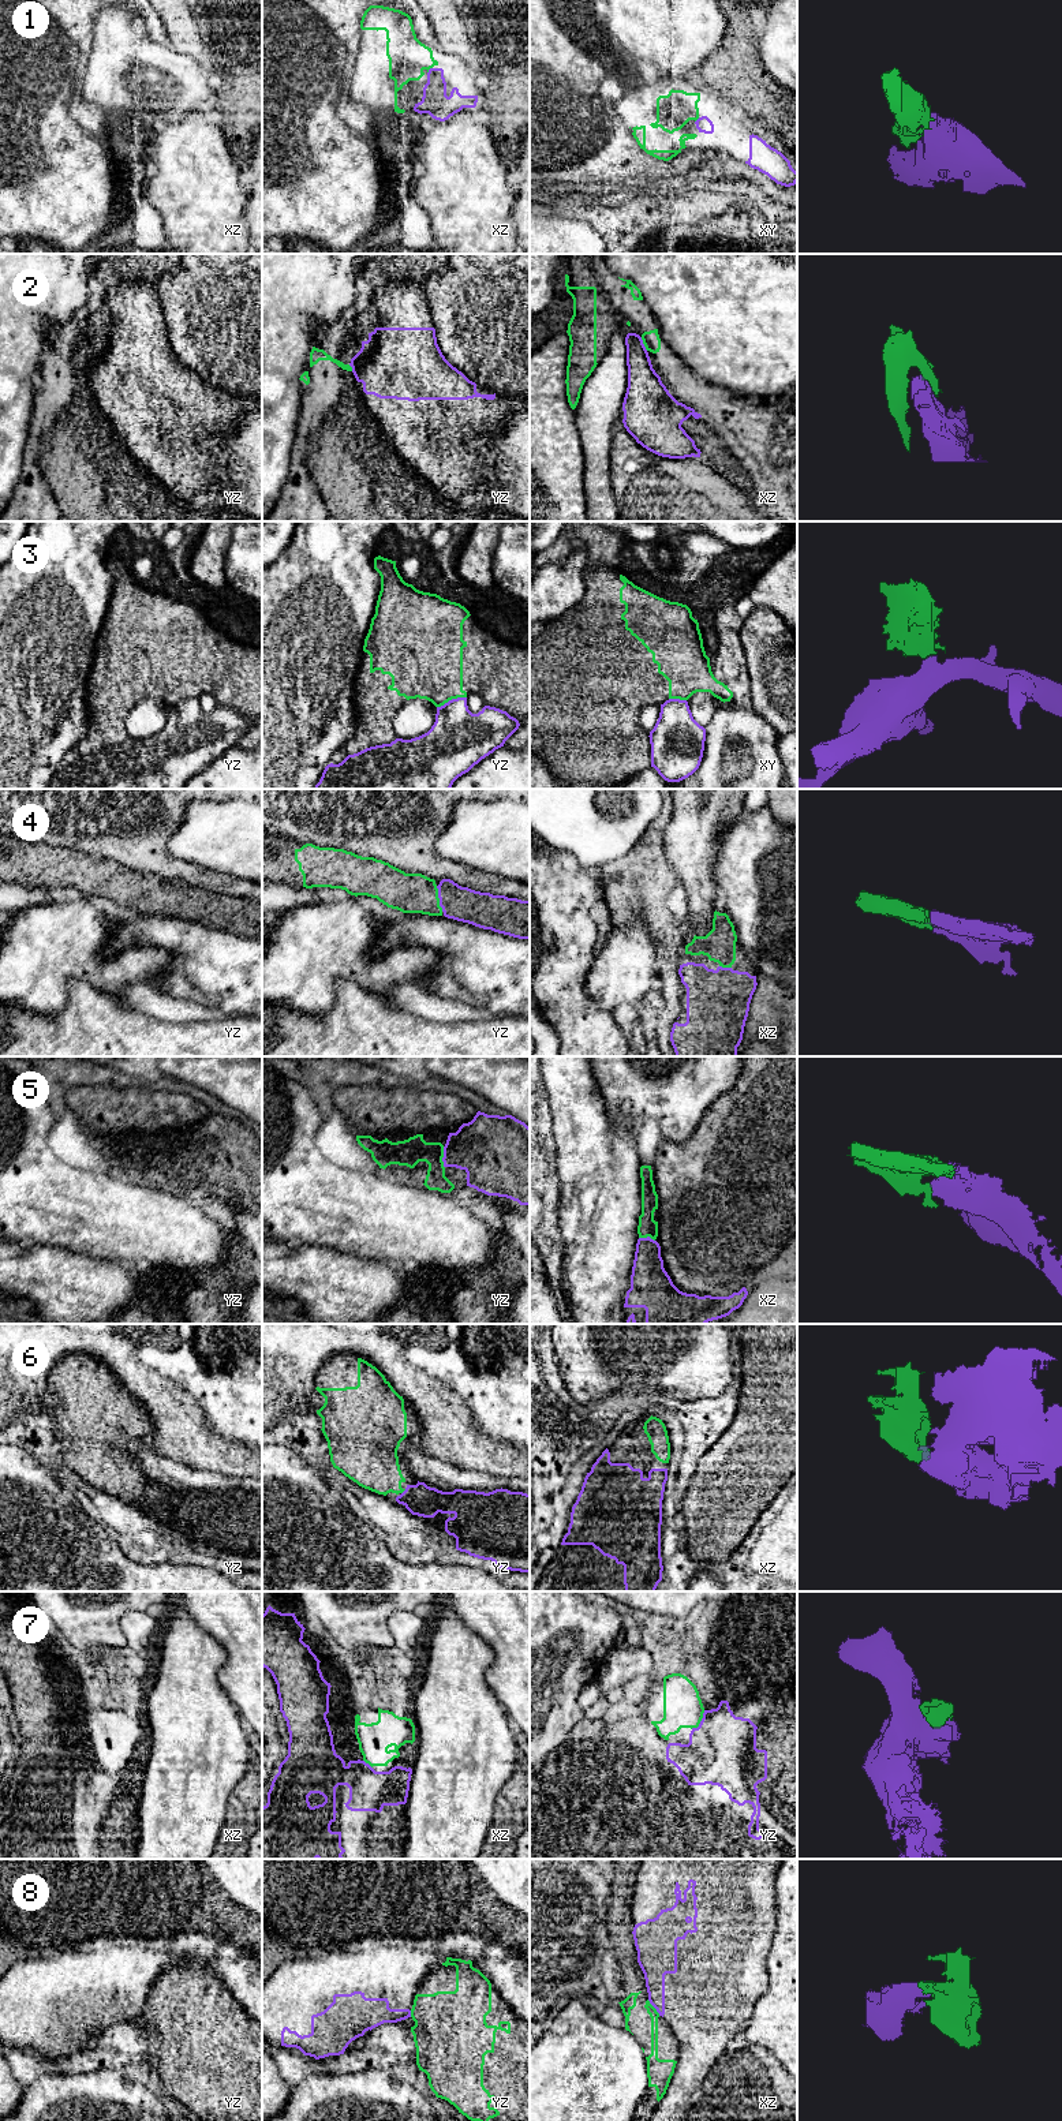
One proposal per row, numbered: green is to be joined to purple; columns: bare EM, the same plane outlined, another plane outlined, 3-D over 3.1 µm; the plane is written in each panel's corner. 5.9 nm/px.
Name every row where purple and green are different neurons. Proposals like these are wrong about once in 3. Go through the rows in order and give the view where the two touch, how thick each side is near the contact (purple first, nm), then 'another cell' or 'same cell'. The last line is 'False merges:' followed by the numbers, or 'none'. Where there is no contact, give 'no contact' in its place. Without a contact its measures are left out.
1: contact in xz; calibres 160 and 220 nm; same cell
2: contact in xz; calibres 200 and 100 nm; same cell
3: contact in yz; calibres 340 and 400 nm; another cell
4: contact in yz; calibres 200 and 240 nm; same cell
5: contact in yz; calibres 340 and 160 nm; same cell
6: contact in yz; calibres 190 and 300 nm; same cell
7: contact in yz; calibres 400 and 240 nm; another cell
8: contact in xz; calibres 170 and 60 nm; another cell
False merges: 3, 7, 8

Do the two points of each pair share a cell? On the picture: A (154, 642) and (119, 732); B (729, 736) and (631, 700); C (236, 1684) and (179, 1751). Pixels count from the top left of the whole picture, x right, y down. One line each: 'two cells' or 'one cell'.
A: one cell
B: two cells
C: two cells

